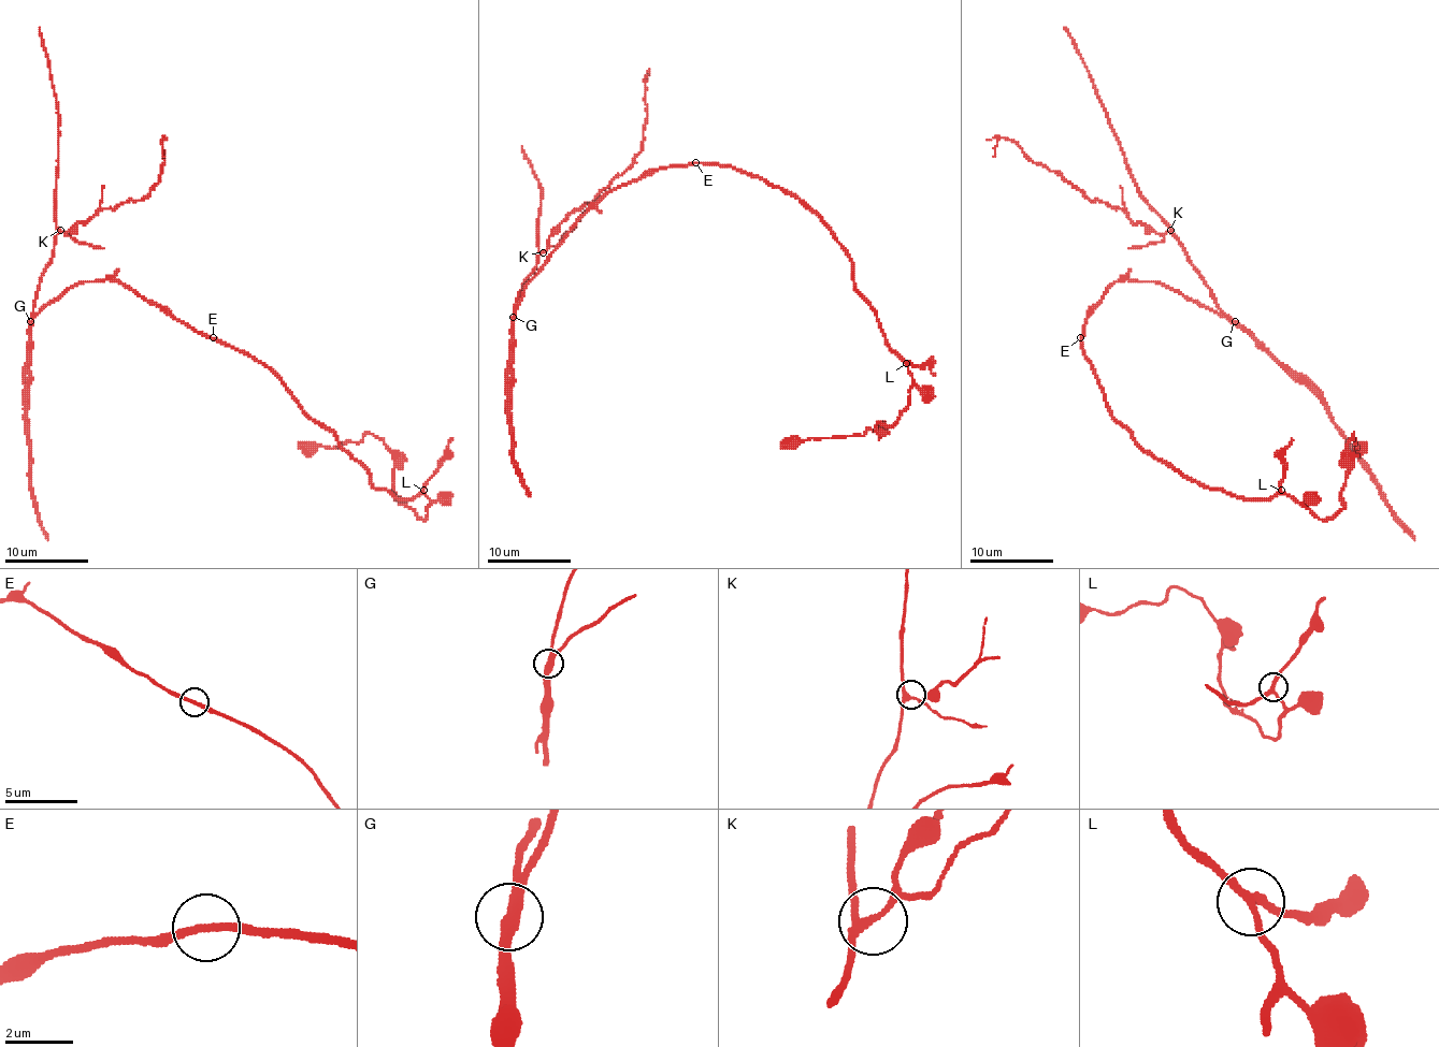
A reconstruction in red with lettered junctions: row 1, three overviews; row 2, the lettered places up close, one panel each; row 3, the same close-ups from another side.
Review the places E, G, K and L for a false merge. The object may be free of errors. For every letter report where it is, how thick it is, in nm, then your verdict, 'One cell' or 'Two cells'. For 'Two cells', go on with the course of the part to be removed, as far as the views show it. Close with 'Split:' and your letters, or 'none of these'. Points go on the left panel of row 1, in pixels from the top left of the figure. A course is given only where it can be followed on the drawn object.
E: Place: (213, 337). Thickness 240 nm. One cell
G: Place: (30, 321). Thickness 360 nm. One cell
K: Place: (60, 230). Thickness 240 nm. One cell
L: Place: (423, 490). Thickness 240 nm. One cell
Split: none of these

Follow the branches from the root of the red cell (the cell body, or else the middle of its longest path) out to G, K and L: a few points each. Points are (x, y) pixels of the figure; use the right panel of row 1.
G: (1080, 337), (1087, 317), (1104, 294), (1116, 281), (1126, 279), (1164, 284), (1235, 321)
K: (1080, 337), (1087, 317), (1104, 294), (1116, 281), (1126, 279), (1164, 284), (1220, 313), (1212, 290), (1170, 230)
L: (1080, 337), (1080, 346), (1099, 381), (1108, 410), (1146, 450), (1189, 478), (1241, 498), (1272, 498), (1281, 490)

